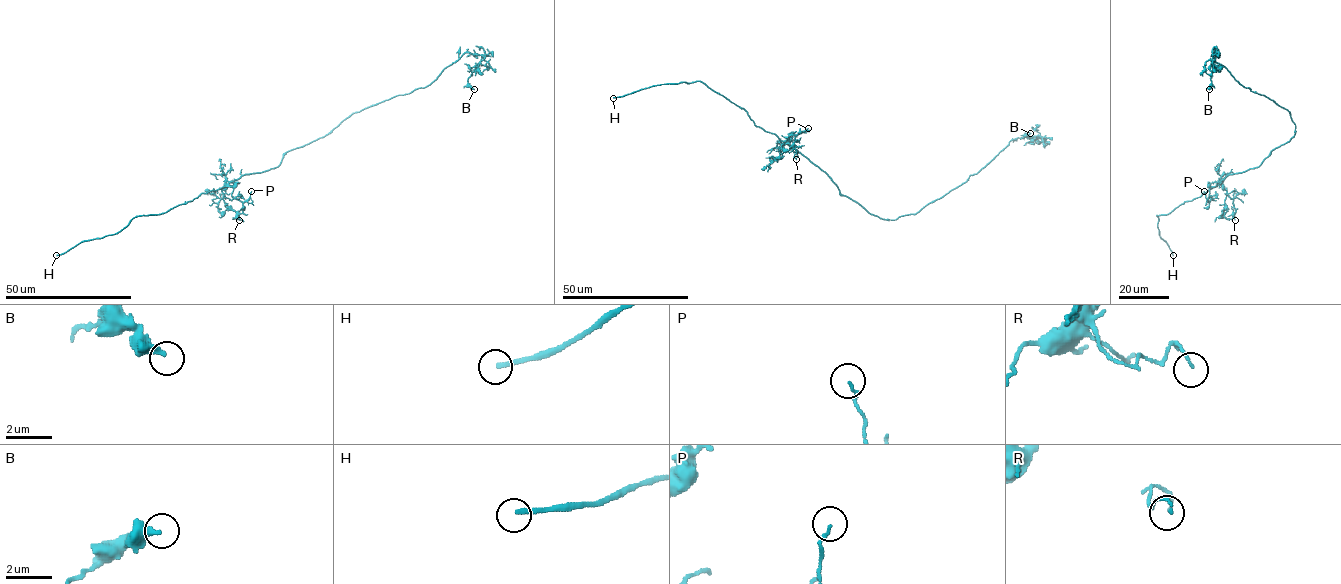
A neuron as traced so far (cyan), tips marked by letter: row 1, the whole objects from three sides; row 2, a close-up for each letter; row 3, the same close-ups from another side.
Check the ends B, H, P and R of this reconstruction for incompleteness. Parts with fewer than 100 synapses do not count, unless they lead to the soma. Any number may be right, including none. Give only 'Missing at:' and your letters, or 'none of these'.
Missing at: H

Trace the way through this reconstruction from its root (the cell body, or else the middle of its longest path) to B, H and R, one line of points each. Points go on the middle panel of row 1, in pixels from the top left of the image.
B: (843, 195), (882, 219), (915, 214), (977, 173), (1010, 141), (1040, 137), (1024, 136), (1030, 133)
H: (843, 195), (824, 172), (774, 134), (756, 126), (743, 108), (700, 81), (653, 85), (613, 98)
R: (843, 195), (824, 172), (783, 143), (779, 151), (794, 148), (796, 159)

